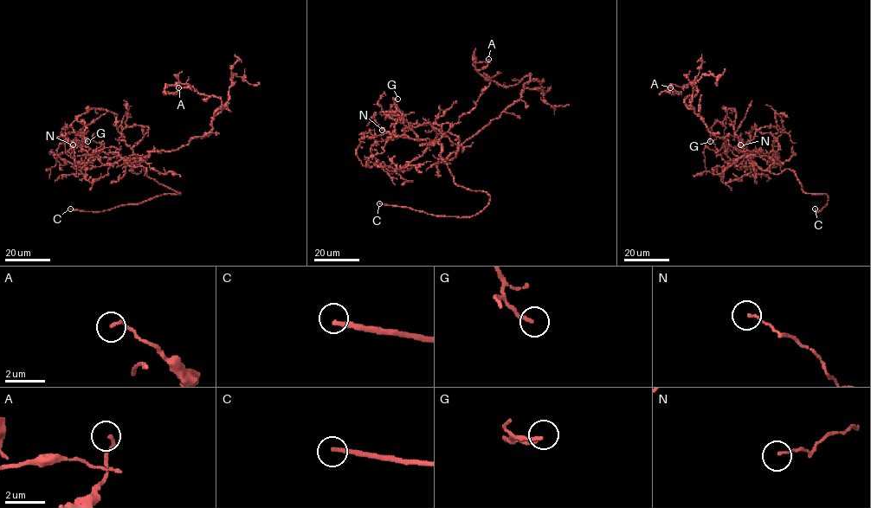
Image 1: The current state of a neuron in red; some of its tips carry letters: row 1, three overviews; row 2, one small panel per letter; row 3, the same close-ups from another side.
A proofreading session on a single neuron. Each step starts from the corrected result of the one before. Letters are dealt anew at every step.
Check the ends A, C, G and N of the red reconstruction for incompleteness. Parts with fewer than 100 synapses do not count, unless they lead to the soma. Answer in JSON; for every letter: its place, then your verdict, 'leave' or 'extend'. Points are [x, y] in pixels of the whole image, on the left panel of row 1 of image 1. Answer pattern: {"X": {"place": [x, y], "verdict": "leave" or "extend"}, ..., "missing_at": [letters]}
{"A": {"place": [178, 87], "verdict": "leave"}, "C": {"place": [70, 208], "verdict": "extend"}, "G": {"place": [87, 141], "verdict": "leave"}, "N": {"place": [73, 144], "verdict": "leave"}, "missing_at": ["C"]}

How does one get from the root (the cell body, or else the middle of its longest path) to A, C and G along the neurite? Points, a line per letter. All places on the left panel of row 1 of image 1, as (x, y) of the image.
A: (151, 152), (177, 150), (212, 129), (221, 99), (187, 84), (165, 85), (164, 93), (178, 87)
C: (151, 152), (136, 157), (139, 163), (131, 170), (143, 169), (180, 193), (101, 211), (70, 208)
G: (151, 152), (137, 156), (118, 131), (116, 114), (105, 109), (91, 108), (78, 118), (84, 122), (87, 141)

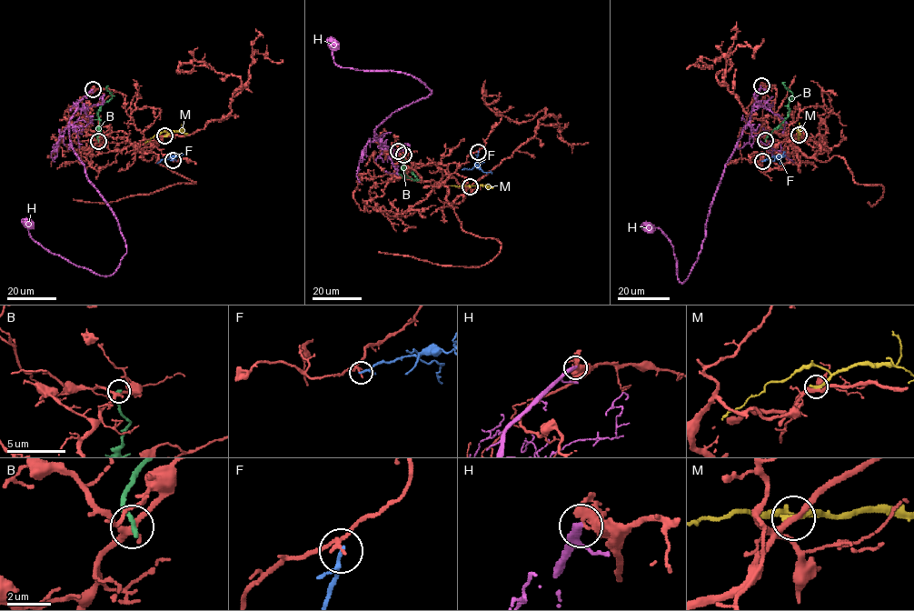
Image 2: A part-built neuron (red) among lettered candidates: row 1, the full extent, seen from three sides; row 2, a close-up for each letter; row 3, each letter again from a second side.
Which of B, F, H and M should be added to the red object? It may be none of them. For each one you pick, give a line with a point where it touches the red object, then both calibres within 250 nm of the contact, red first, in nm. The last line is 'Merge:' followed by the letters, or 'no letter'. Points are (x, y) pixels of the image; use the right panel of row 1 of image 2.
Merge: no letter

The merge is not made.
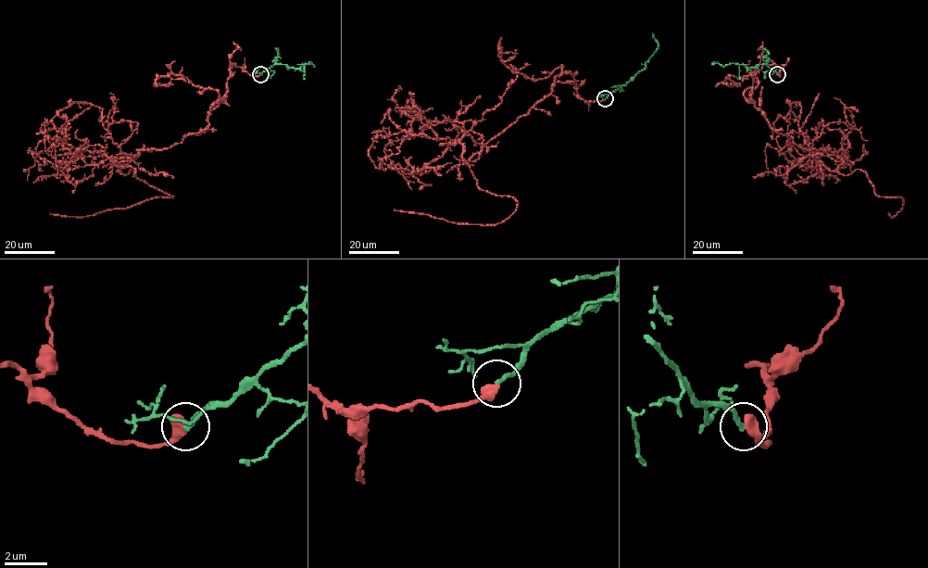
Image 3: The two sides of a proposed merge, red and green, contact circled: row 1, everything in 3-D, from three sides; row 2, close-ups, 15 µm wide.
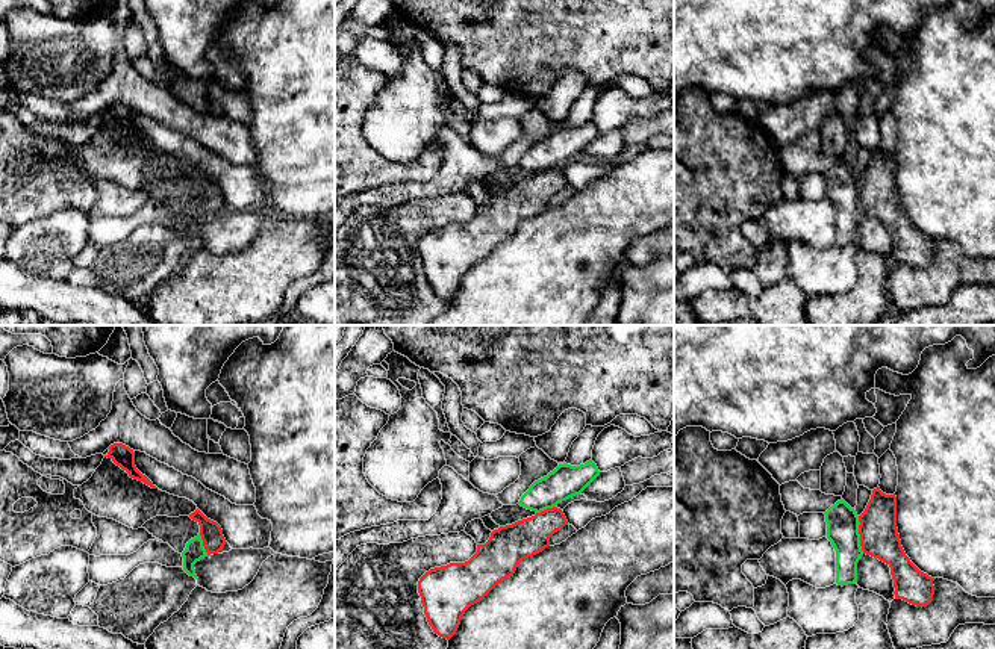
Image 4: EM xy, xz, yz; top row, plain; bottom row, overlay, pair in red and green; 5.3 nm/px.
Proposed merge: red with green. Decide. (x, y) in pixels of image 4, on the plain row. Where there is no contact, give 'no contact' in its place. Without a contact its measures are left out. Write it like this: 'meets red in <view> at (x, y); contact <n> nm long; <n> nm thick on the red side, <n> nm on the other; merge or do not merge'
meets red in yz at (859, 194); contact 200 nm long; 200 nm thick on the red side, 180 nm on the other; do not merge

